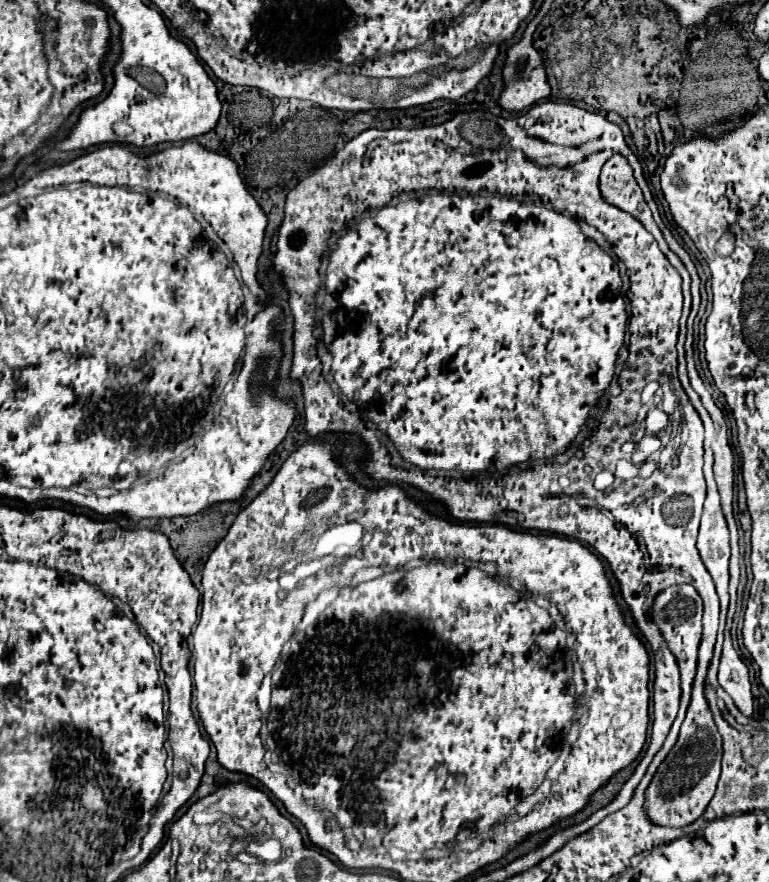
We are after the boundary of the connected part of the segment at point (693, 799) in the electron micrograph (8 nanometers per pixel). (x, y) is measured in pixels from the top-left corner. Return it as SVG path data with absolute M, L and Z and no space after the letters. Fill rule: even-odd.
M675 752L675 756L667 754L665 764L661 764L659 772L653 776L649 784L649 792L645 794L643 810L647 820L657 826L673 828L681 828L695 822L713 798L719 774L721 768L715 768L715 776L703 776L703 756L683 756L683 752Z

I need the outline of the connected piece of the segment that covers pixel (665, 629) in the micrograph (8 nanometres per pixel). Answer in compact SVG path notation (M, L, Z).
M689 584L665 588L663 592L659 592L655 596L653 606L651 606L651 618L657 624L665 644L669 646L673 656L677 658L677 664L679 664L679 670L681 670L681 706L679 706L679 712L677 712L677 718L675 718L675 722L673 722L669 734L667 734L667 740L677 740L679 726L683 722L685 708L687 708L689 698L691 698L691 684L693 684L695 666L697 666L697 648L699 648L699 640L701 640L701 612L703 612L703 606L701 606L699 594Z

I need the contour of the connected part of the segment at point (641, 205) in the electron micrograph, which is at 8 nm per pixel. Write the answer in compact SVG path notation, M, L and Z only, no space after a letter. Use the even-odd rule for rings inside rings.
M613 154L607 162L605 162L605 166L603 166L603 170L601 170L601 178L599 178L599 188L601 188L601 194L603 194L603 198L609 202L609 204L613 204L613 206L617 206L617 208L621 208L621 210L625 210L625 212L629 212L631 216L635 216L651 234L653 234L653 238L659 242L659 248L661 248L661 252L669 258L669 262L677 268L677 270L683 270L683 272L679 272L681 274L681 278L683 278L683 296L685 296L685 304L683 304L683 316L687 318L689 316L689 310L691 310L691 292L689 292L689 284L691 284L691 278L689 278L689 272L687 272L687 268L683 266L683 262L679 260L679 256L677 254L673 254L671 250L669 250L669 246L667 246L667 242L665 242L665 238L663 238L663 234L661 234L661 230L659 230L659 226L655 224L655 220L653 220L653 216L651 216L651 210L649 210L649 206L647 206L647 202L645 202L645 198L643 198L643 192L641 192L641 188L639 188L639 184L635 182L635 176L633 176L633 168L629 166L629 162L627 162L627 158L623 156L623 154Z

